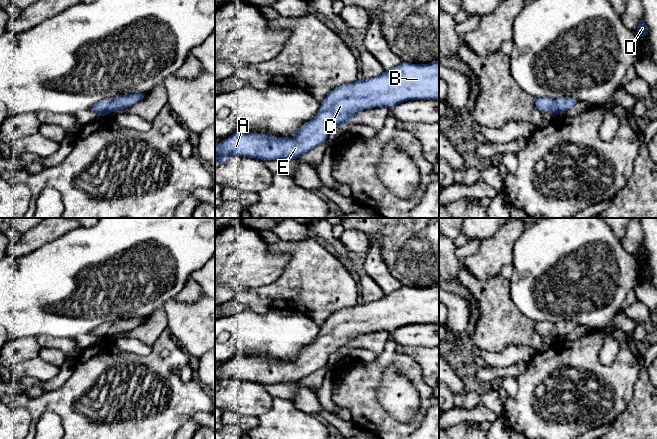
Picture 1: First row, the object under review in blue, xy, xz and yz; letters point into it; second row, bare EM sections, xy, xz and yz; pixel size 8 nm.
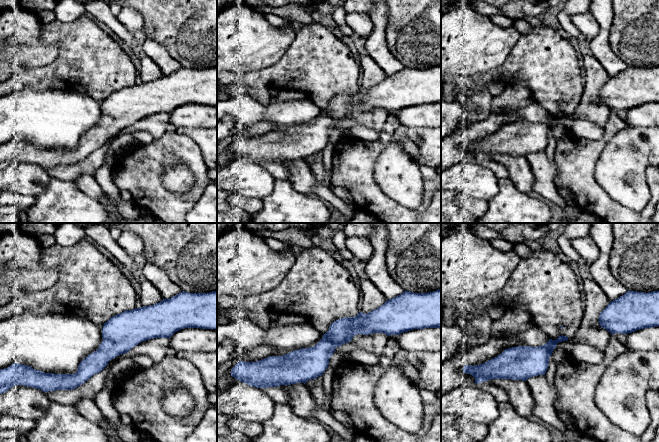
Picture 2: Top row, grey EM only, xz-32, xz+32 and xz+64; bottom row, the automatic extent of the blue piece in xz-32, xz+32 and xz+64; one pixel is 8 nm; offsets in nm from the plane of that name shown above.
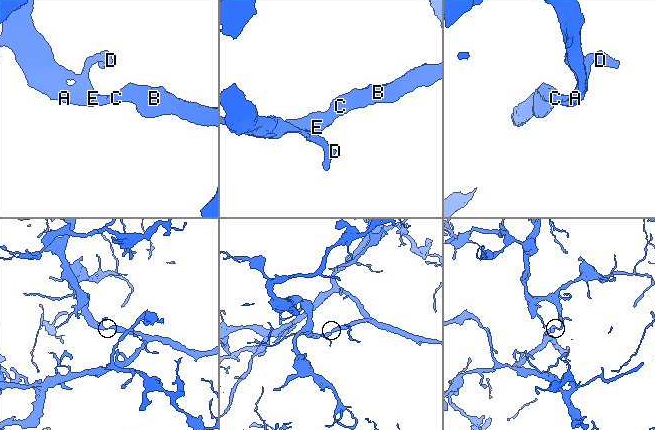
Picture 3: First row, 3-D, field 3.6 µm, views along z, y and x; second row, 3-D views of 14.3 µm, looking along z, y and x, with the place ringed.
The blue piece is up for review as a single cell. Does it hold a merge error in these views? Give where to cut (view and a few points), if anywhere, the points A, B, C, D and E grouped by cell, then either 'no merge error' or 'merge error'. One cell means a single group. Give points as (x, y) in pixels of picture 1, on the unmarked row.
no cut | A B C D E | no merge error

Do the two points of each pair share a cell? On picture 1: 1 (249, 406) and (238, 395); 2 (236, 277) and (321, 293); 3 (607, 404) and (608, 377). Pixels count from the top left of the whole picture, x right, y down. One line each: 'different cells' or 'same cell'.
1: same cell
2: different cells
3: same cell

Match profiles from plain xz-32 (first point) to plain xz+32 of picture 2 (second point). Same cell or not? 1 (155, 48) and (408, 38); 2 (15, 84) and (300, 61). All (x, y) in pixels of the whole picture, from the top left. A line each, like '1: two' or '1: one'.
1: two
2: one

